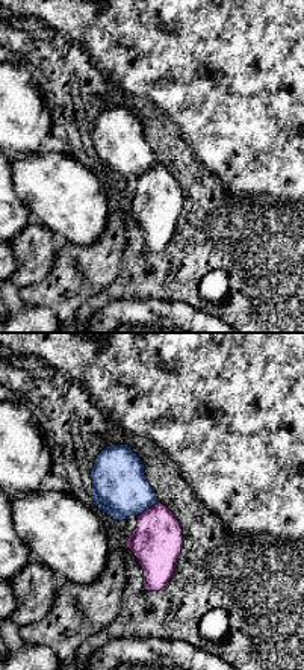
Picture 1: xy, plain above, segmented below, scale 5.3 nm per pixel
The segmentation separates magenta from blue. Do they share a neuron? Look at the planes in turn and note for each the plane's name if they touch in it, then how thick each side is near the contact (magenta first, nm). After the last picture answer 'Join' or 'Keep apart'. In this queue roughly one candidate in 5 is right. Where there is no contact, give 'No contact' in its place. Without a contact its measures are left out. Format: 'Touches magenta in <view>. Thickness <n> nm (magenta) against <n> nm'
Touches magenta in xy. Thickness 260 nm (magenta) against 300 nm

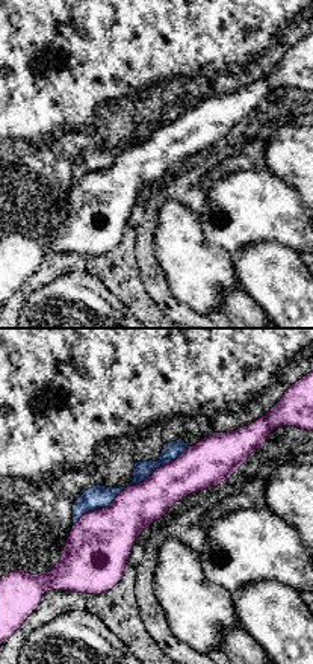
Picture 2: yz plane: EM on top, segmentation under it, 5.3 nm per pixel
Touches magenta in yz. Thickness 240 nm (magenta) against 100 nm

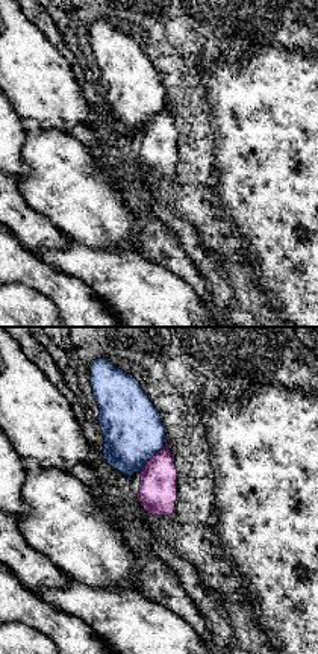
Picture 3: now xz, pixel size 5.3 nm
Touches magenta in xz. Thickness 200 nm (magenta) against 320 nm

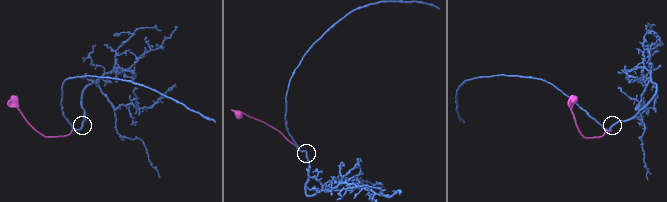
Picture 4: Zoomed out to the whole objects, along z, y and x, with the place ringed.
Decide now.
Join

